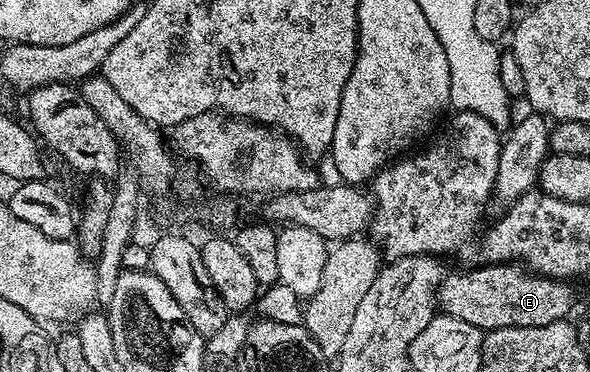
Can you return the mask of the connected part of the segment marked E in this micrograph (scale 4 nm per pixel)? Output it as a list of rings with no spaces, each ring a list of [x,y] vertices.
[[[515,263],[474,266],[462,271],[466,272],[451,271],[440,282],[437,288],[437,311],[468,322],[482,329],[483,333],[508,326],[548,326],[571,315],[569,312],[574,304],[574,292],[567,281],[535,276]]]

